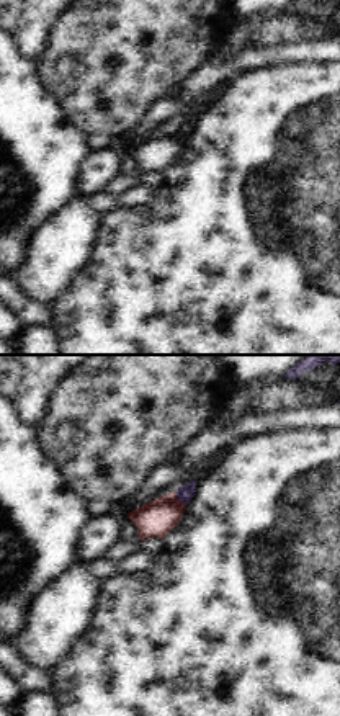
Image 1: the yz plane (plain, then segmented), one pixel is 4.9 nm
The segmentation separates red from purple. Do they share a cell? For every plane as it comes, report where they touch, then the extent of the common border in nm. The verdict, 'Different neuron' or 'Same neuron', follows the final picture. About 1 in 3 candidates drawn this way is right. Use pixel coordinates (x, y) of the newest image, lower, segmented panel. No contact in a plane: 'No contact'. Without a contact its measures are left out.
Touches red at (177, 499). Shared border 90 nm

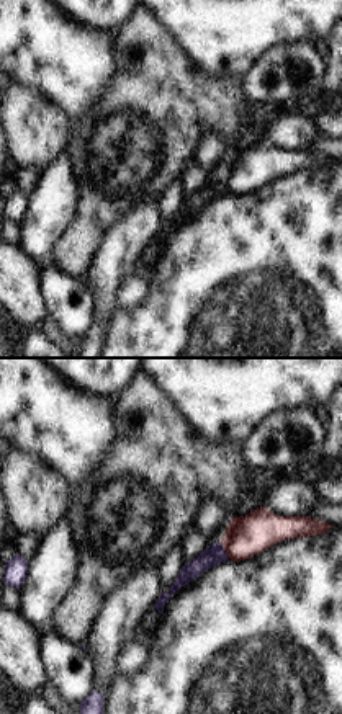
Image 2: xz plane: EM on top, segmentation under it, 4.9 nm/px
Touches red at (224, 549). Shared border 90 nm

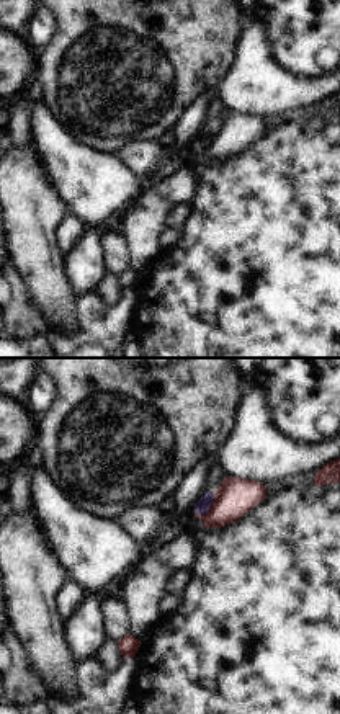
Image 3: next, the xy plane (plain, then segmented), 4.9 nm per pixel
Touches red at (210, 508). Shared border 140 nm

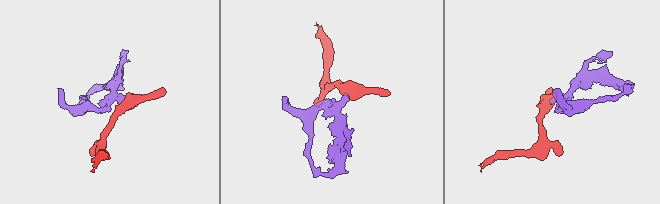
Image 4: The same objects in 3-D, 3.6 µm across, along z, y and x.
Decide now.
Different neuron

